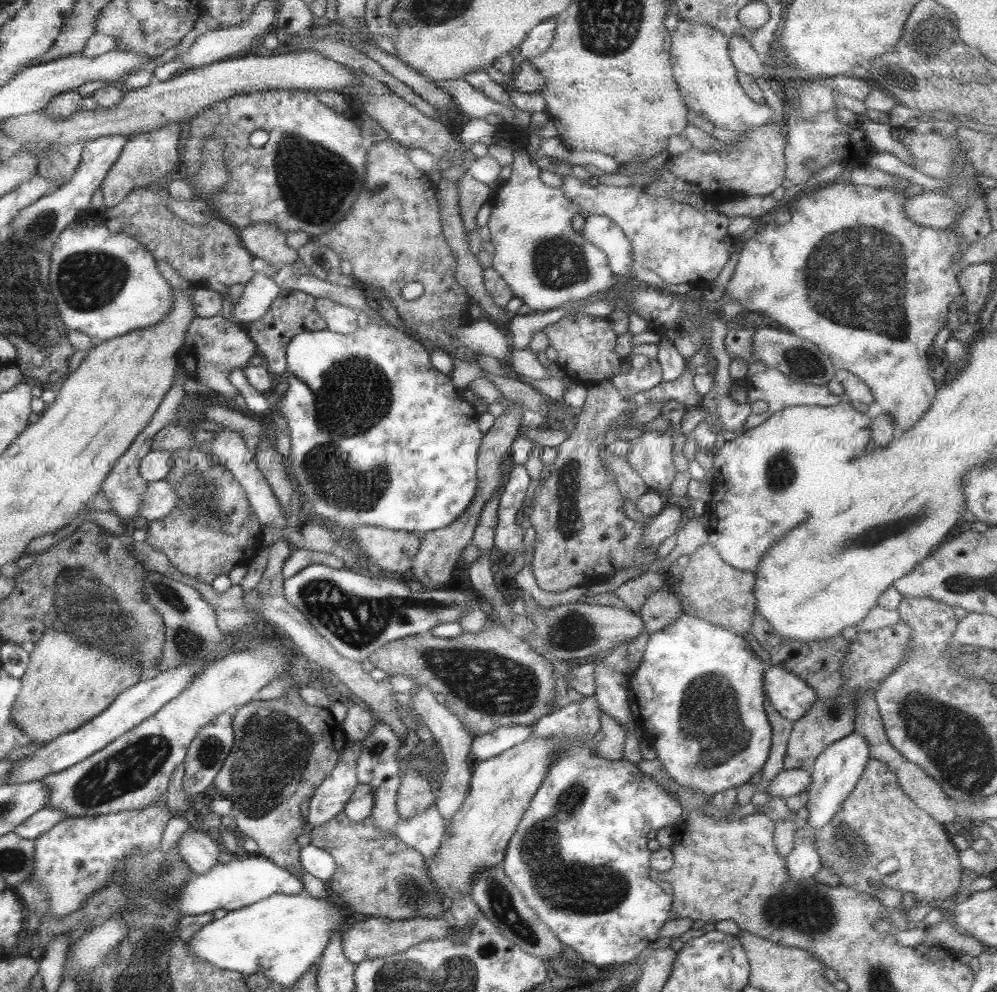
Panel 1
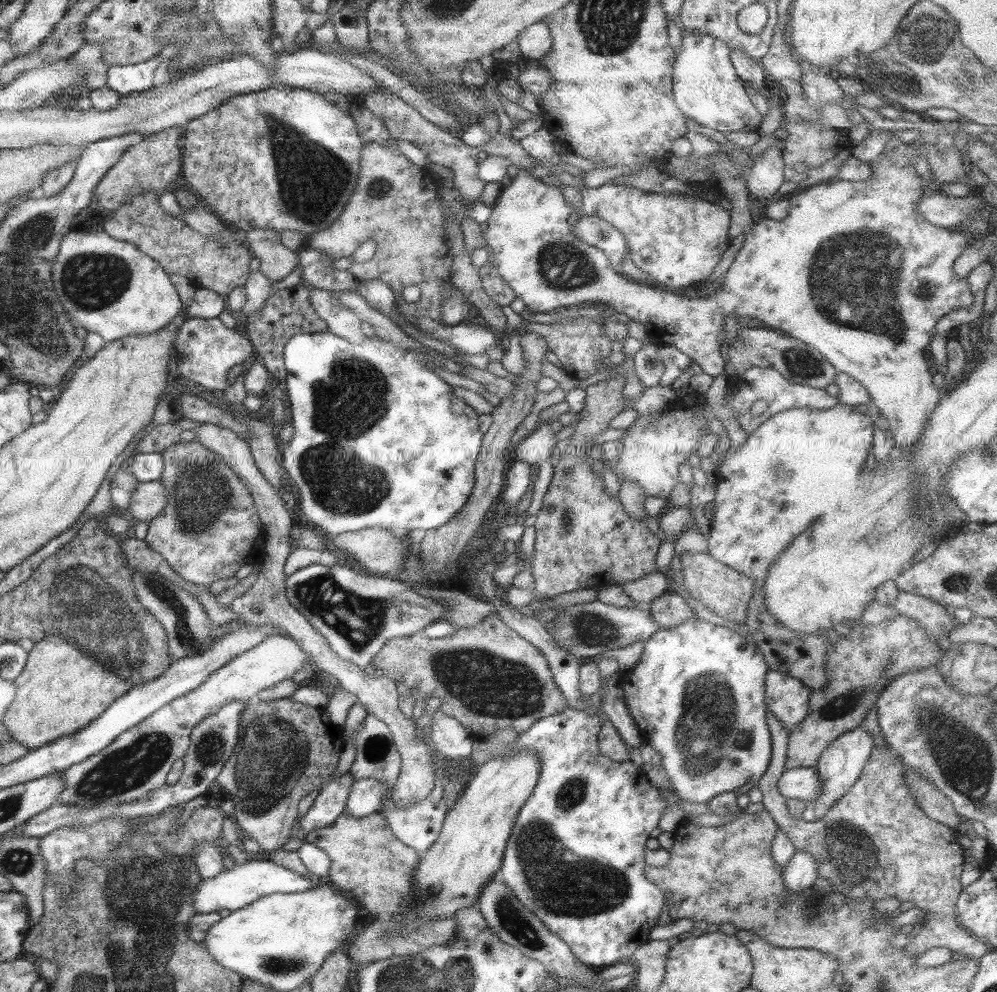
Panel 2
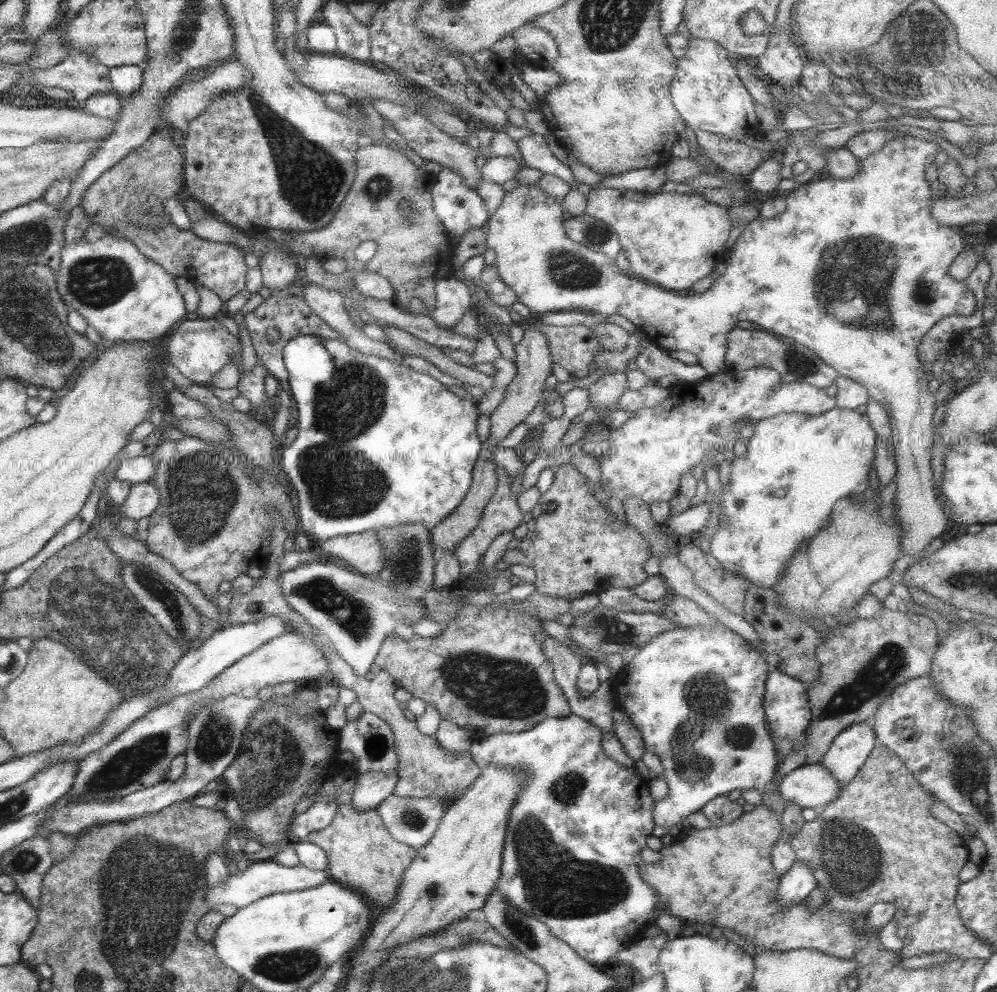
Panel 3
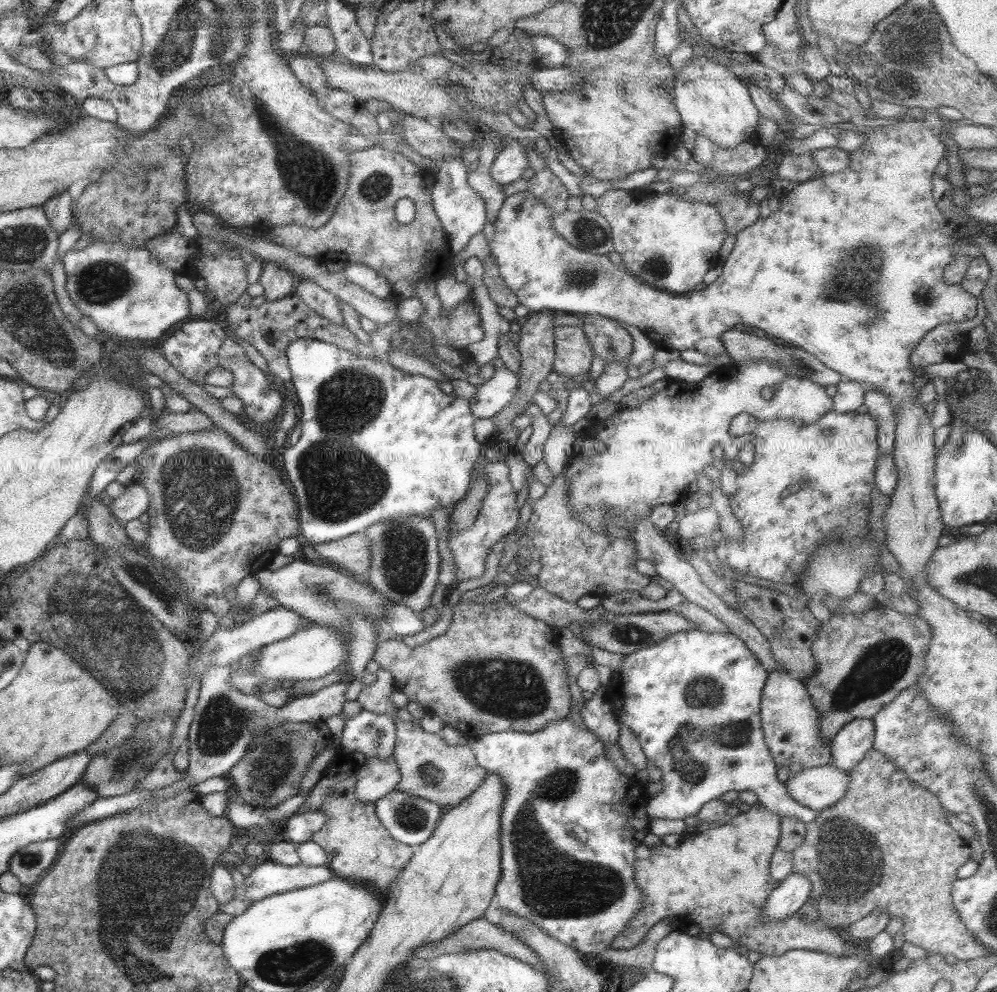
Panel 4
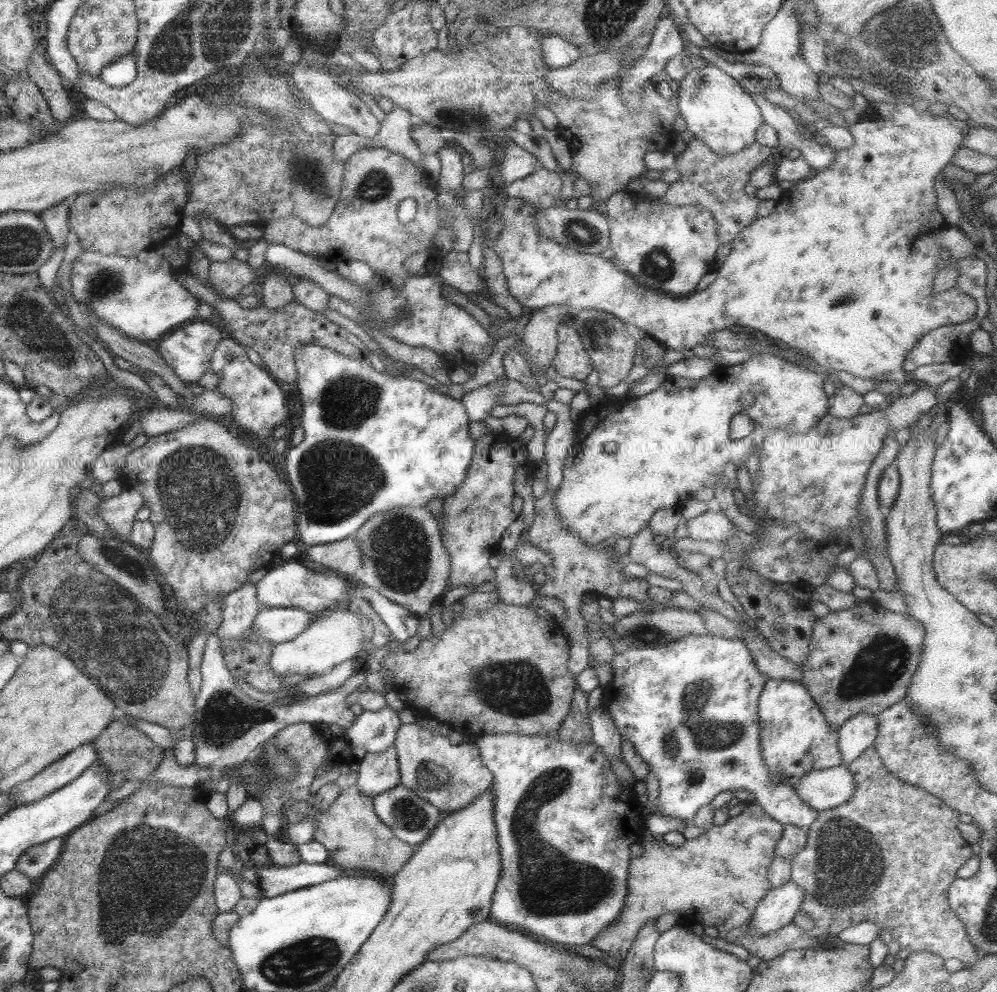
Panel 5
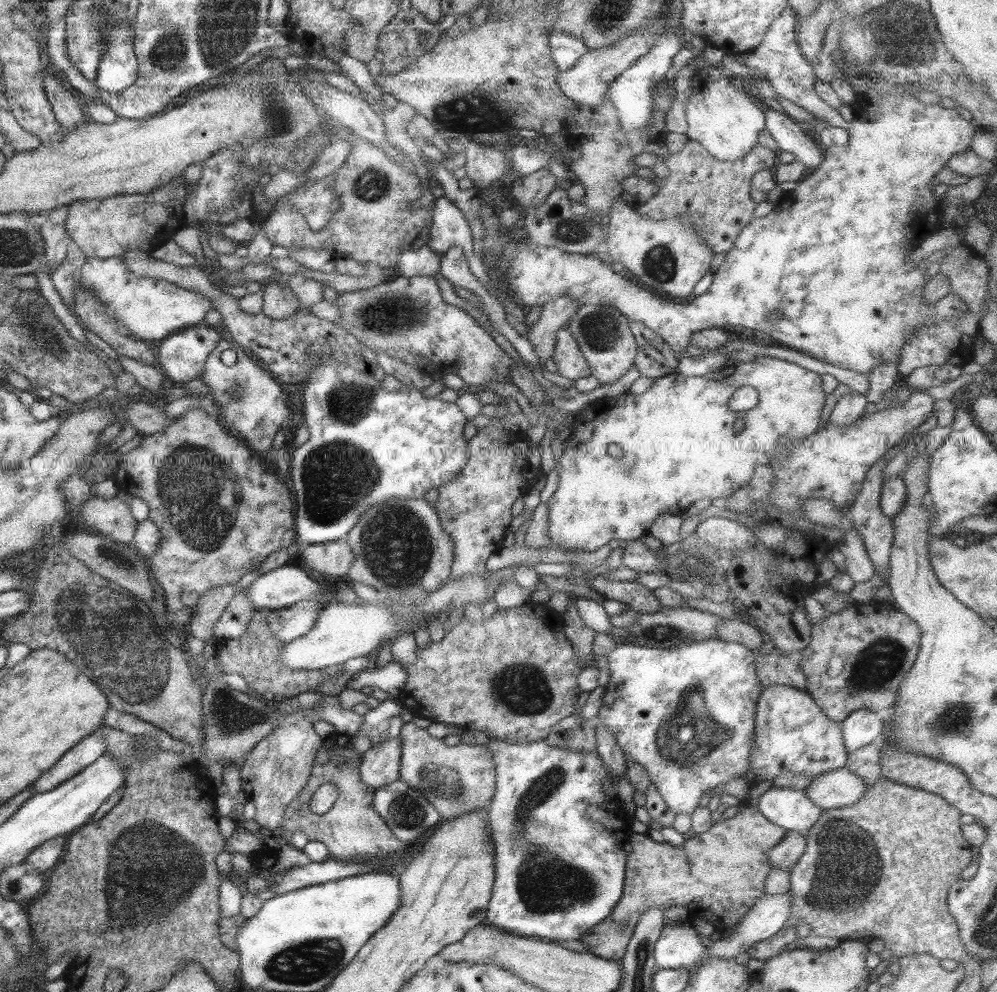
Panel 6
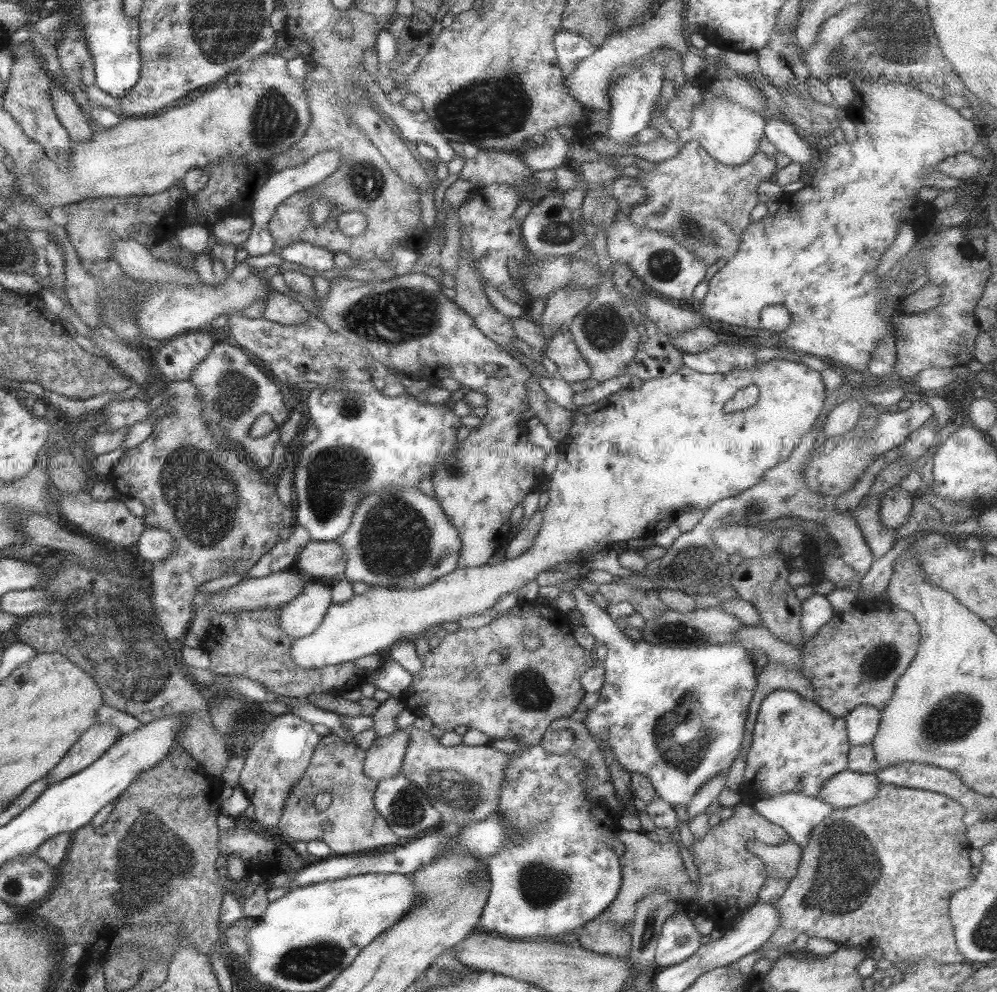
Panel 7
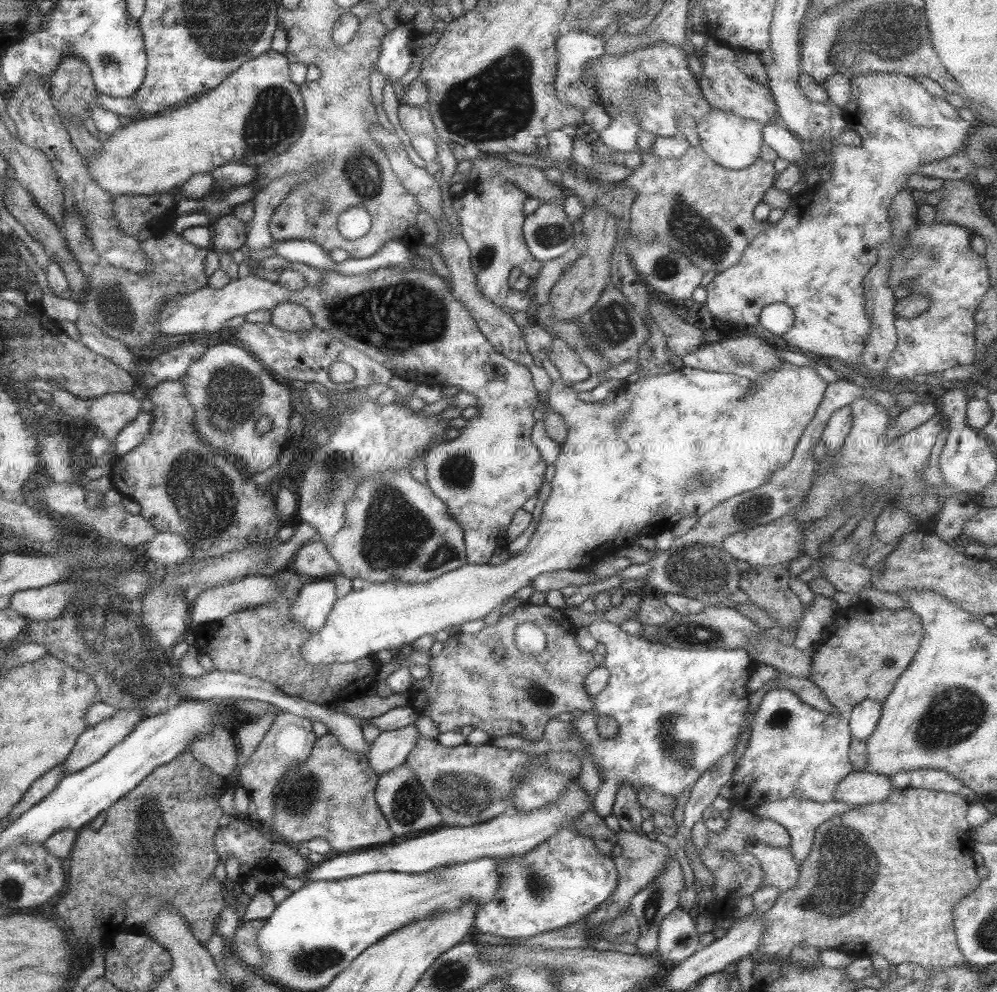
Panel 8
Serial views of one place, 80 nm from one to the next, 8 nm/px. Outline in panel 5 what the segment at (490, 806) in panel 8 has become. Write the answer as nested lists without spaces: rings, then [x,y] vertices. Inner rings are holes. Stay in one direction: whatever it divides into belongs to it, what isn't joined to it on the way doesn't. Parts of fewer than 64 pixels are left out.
[[[400,723],[394,741],[398,784],[433,805],[441,814],[457,812],[492,786],[492,774],[481,762],[477,747],[465,740],[452,744],[445,735],[433,735],[420,724]]]

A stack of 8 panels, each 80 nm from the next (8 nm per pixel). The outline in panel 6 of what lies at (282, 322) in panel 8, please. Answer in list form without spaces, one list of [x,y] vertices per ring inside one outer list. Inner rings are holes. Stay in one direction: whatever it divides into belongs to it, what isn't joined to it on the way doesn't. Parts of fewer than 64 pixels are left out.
[[[279,281],[268,283],[263,288],[262,301],[261,312],[275,320],[289,318],[292,312],[301,307],[300,302],[286,286],[279,286]]]

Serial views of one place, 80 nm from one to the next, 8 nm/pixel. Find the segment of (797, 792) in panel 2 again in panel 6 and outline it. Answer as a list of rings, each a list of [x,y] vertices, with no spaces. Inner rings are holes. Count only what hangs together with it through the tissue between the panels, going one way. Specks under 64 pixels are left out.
[[[845,767],[816,776],[803,792],[822,810],[855,804],[864,795],[866,782]]]

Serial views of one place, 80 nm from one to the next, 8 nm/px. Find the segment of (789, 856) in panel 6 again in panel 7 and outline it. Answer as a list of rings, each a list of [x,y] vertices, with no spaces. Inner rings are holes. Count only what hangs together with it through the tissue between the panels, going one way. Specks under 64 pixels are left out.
[[[788,838],[775,846],[761,844],[755,840],[746,841],[745,851],[759,857],[767,877],[788,882],[795,876],[800,859],[800,848]]]

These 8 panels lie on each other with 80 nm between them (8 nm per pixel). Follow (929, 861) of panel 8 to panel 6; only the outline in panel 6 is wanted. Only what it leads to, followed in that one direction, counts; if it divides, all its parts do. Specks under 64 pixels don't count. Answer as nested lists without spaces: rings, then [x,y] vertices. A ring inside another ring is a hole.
[[[877,742],[848,752],[844,767],[866,782],[864,795],[855,804],[823,810],[817,822],[809,827],[804,837],[804,851],[788,872],[791,898],[789,918],[783,929],[793,929],[803,923],[814,936],[830,936],[843,941],[857,934],[871,940],[881,939],[885,949],[891,953],[891,960],[912,954],[928,954],[937,961],[953,960],[964,968],[967,976],[981,975],[980,960],[967,955],[957,936],[957,923],[946,906],[949,888],[953,882],[959,882],[961,870],[971,859],[971,846],[962,837],[959,809],[933,793],[909,788],[880,776]]]

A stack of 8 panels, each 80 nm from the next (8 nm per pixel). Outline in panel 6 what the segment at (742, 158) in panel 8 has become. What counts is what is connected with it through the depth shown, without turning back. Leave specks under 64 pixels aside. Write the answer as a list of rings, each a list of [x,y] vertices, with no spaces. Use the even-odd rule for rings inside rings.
[[[702,64],[690,76],[689,98],[685,103],[684,135],[699,143],[713,158],[733,162],[744,158],[764,129],[764,112],[750,94],[737,90],[724,67]]]

